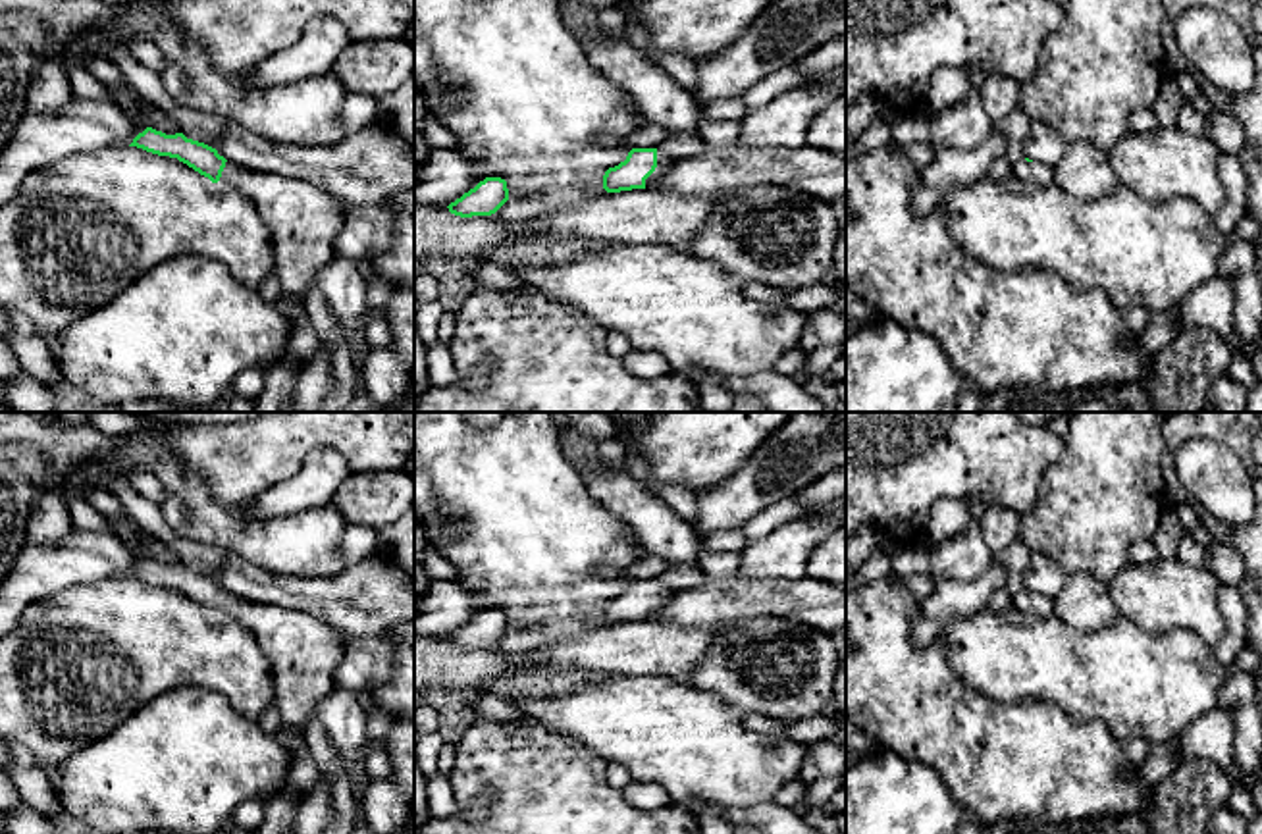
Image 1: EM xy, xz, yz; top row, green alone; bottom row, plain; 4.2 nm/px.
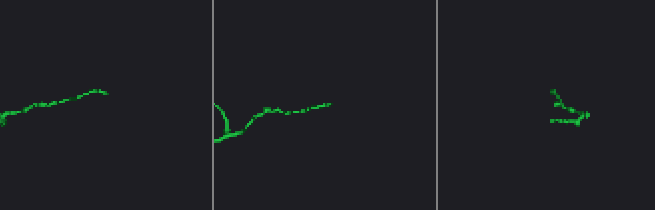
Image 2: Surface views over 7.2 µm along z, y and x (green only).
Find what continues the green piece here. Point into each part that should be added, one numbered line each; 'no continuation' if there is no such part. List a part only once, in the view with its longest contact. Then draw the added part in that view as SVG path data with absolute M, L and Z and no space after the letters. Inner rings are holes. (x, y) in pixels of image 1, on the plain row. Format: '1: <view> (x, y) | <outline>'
1: xz (665, 592) | M657 582L657 599L655 603L645 611L645 618L653 616L657 611L665 607L665 603L672 597L672 593L678 591L676 587Z

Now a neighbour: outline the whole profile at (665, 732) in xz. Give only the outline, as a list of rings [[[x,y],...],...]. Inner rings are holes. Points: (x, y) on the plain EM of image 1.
[[[611,672],[601,682],[584,686],[576,693],[557,699],[516,697],[513,703],[526,715],[526,722],[551,732],[568,734],[605,763],[622,765],[634,782],[659,784],[672,803],[694,799],[721,807],[751,807],[775,799],[788,782],[800,780],[807,747],[786,736],[751,732],[742,724],[742,715],[715,695],[670,678],[632,676]]]

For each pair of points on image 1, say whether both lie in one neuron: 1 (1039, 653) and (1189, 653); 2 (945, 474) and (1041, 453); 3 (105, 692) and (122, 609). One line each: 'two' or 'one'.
1: one
2: one
3: one

